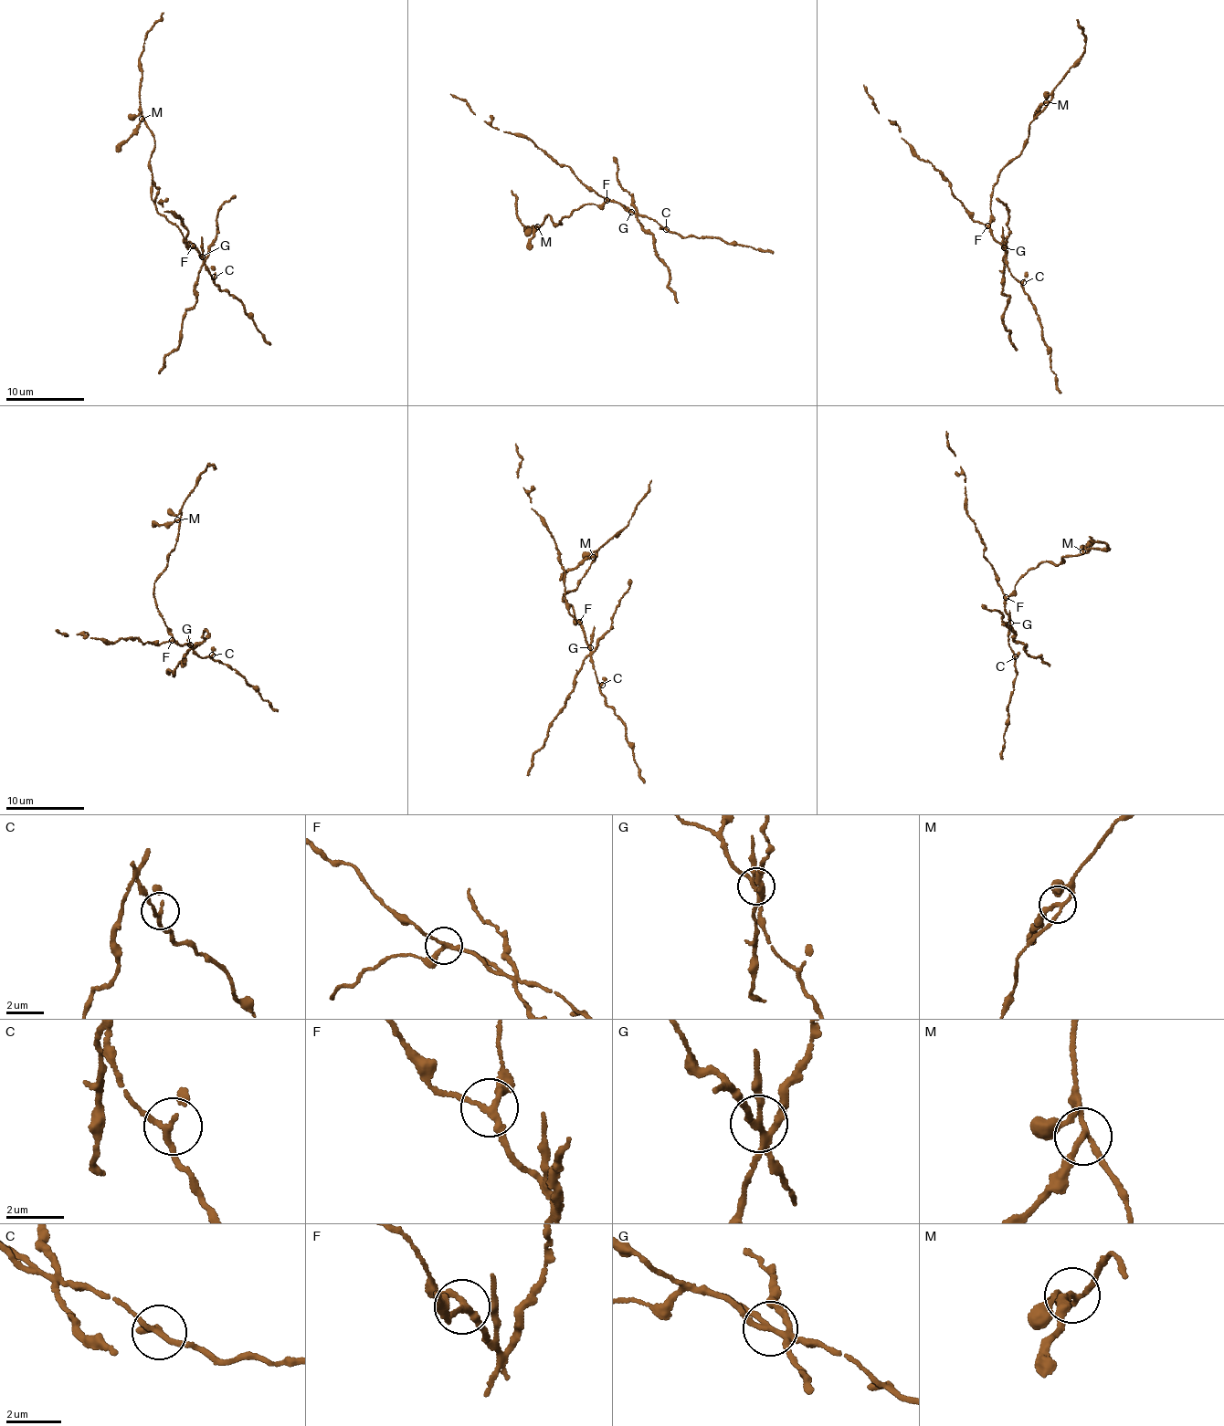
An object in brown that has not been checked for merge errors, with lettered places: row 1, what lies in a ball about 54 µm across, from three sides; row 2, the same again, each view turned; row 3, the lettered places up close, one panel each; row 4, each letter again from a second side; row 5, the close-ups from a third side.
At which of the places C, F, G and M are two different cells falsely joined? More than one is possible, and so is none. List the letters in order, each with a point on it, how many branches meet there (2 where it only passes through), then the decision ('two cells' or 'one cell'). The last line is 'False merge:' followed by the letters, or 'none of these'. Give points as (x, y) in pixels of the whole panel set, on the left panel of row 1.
C: (214, 277) | 3 | one cell
F: (193, 246) | 3 | one cell
G: (202, 256) | 5 | two cells
M: (142, 119) | 3 | two cells
False merge: G, M

